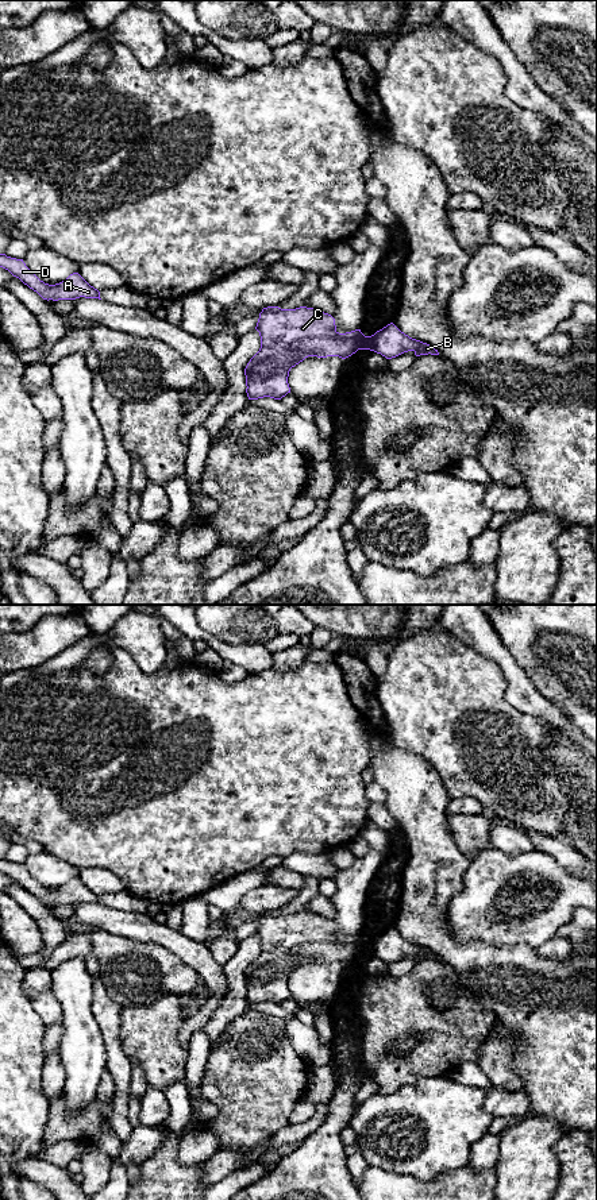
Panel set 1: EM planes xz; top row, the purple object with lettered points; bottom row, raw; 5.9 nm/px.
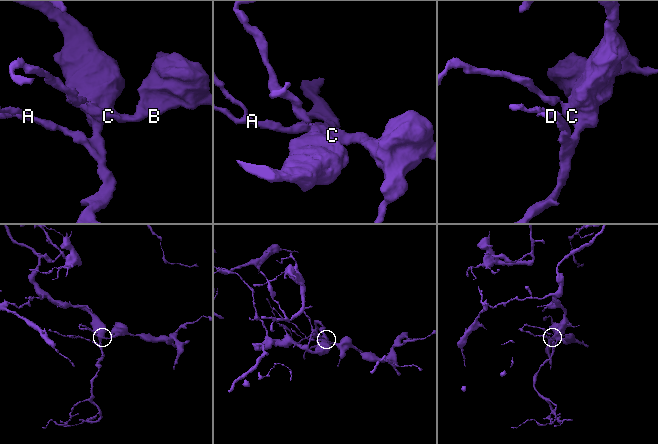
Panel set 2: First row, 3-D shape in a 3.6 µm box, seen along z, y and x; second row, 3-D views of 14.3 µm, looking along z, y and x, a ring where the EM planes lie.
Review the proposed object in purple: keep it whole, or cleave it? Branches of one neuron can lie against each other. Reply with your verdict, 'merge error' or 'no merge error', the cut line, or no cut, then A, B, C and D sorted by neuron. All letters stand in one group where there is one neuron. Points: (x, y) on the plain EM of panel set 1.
no merge error; cut none; groups A B C D

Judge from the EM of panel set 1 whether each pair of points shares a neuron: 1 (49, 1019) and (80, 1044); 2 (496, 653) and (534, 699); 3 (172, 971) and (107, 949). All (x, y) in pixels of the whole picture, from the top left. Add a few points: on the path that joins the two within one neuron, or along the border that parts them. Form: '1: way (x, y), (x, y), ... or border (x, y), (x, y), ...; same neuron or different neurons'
1: border (50, 990), (61, 1006), (62, 1019); different neurons
2: way (507, 664), (523, 689); same neuron
3: way (156, 959), (149, 953), (123, 950); same neuron

